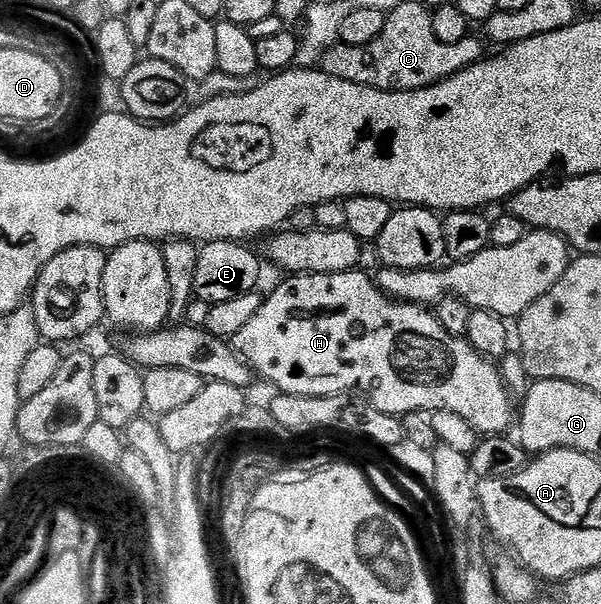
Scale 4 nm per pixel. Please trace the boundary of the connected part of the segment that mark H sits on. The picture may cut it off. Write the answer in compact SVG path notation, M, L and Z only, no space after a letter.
M363 269L346 272L334 272L332 275L289 274L267 296L263 296L258 313L250 317L249 323L230 341L233 351L252 368L257 376L260 375L268 383L276 386L275 390L281 395L297 395L298 397L330 397L331 395L347 395L359 393L372 406L377 407L382 413L403 417L411 411L449 411L458 413L481 436L503 436L507 427L514 423L514 400L509 397L508 390L500 376L500 368L493 360L479 355L468 343L467 338L446 333L436 319L435 314L427 306L415 303L398 303L395 299L387 297L374 282L373 276L368 276Z

